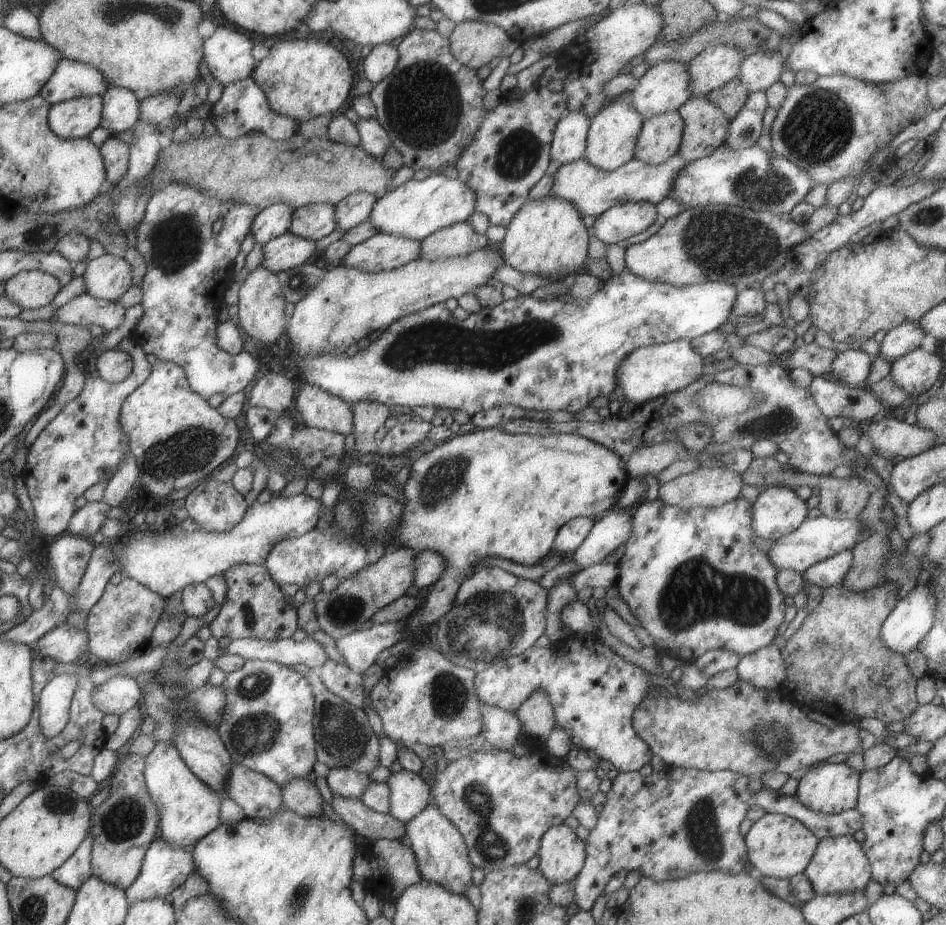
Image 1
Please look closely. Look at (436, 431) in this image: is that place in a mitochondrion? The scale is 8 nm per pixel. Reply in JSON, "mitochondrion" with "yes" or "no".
{"mitochondrion":"no"}

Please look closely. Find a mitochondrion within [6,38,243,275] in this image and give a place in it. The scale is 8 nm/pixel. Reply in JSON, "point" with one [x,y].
{"point":[40,233]}

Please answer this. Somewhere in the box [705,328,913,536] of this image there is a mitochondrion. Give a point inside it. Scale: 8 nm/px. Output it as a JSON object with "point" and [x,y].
{"point":[782,420]}

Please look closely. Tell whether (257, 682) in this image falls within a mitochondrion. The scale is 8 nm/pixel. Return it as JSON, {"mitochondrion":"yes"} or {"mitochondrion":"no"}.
{"mitochondrion":"yes"}

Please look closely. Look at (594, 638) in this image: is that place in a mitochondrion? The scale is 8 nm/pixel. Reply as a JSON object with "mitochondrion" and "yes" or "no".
{"mitochondrion":"no"}

